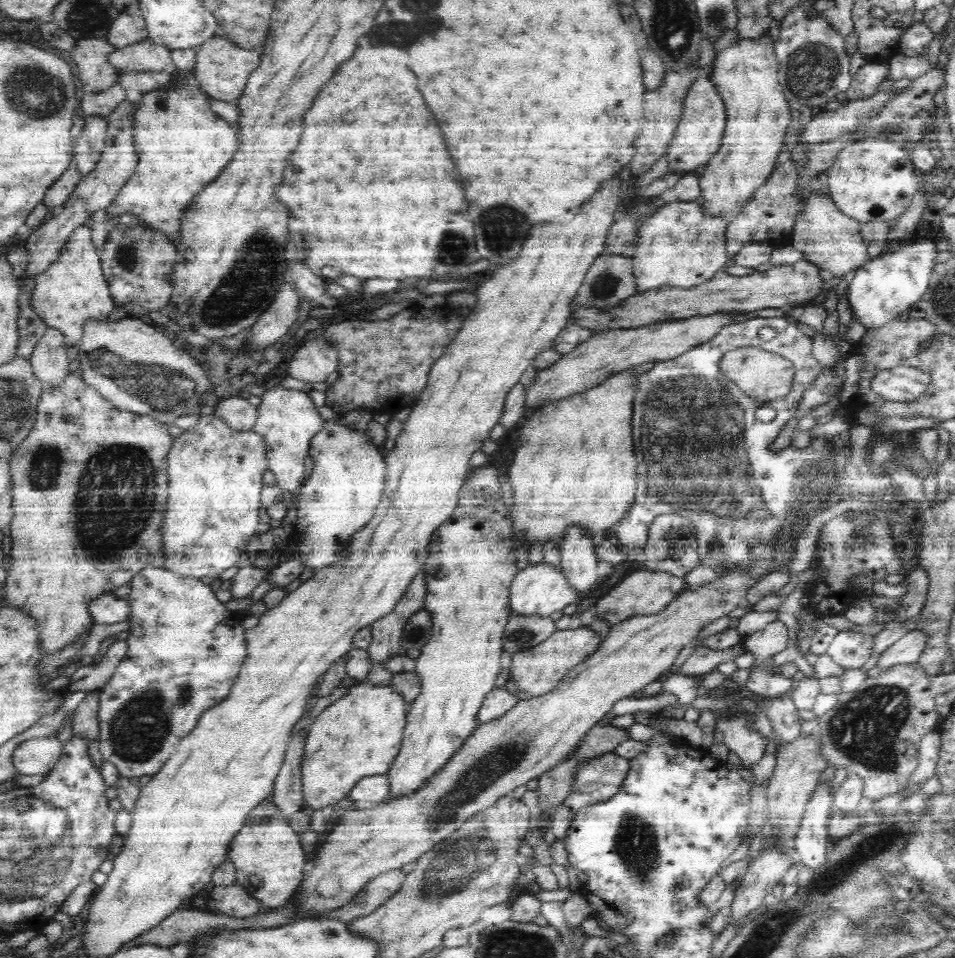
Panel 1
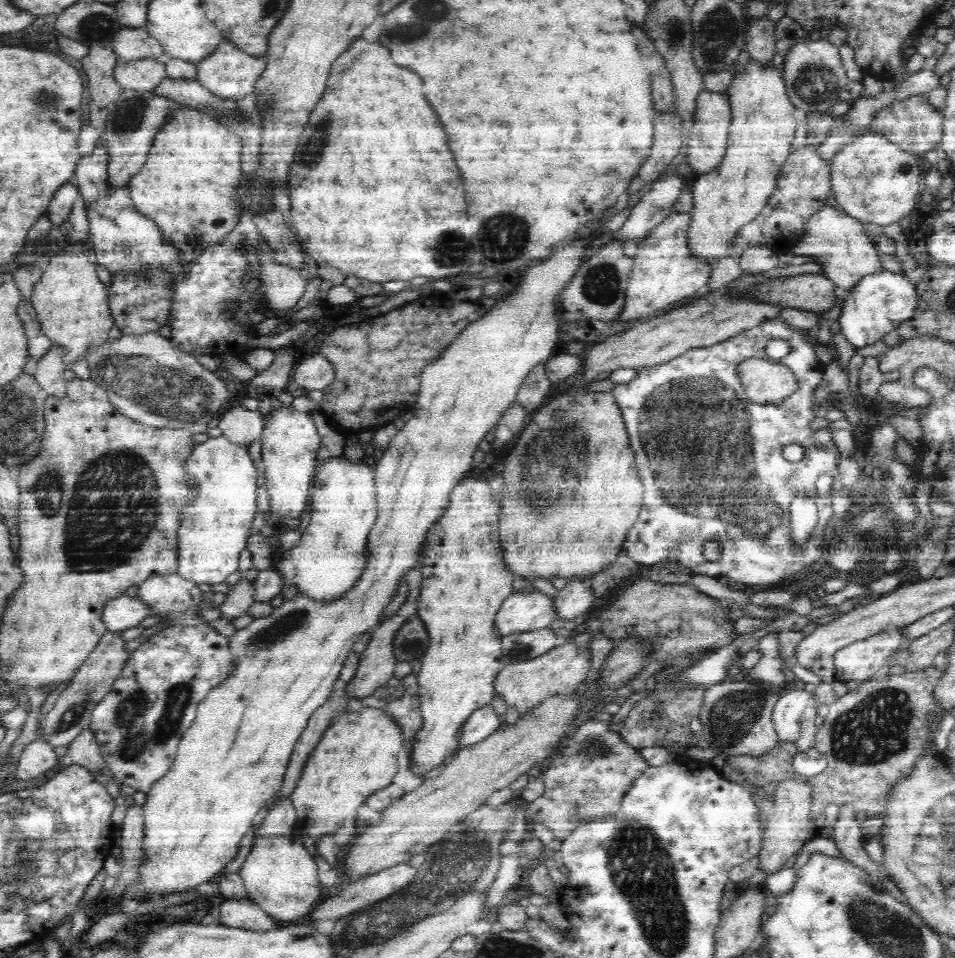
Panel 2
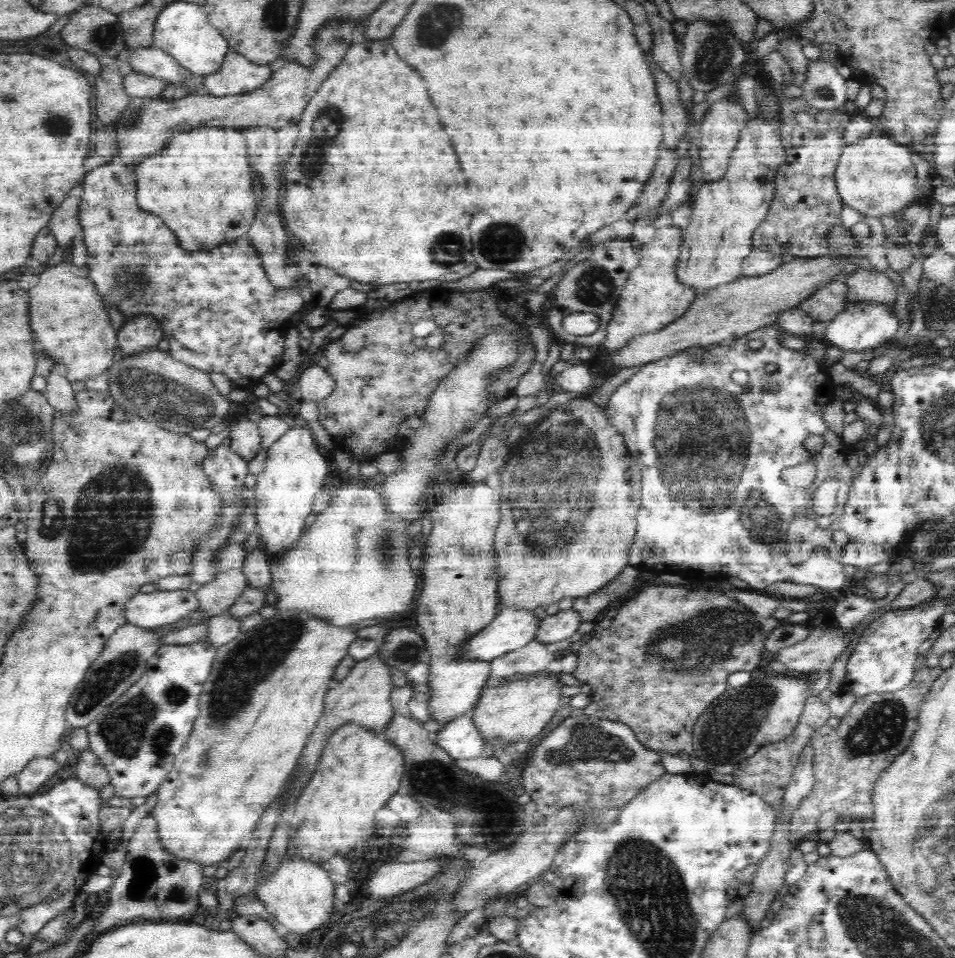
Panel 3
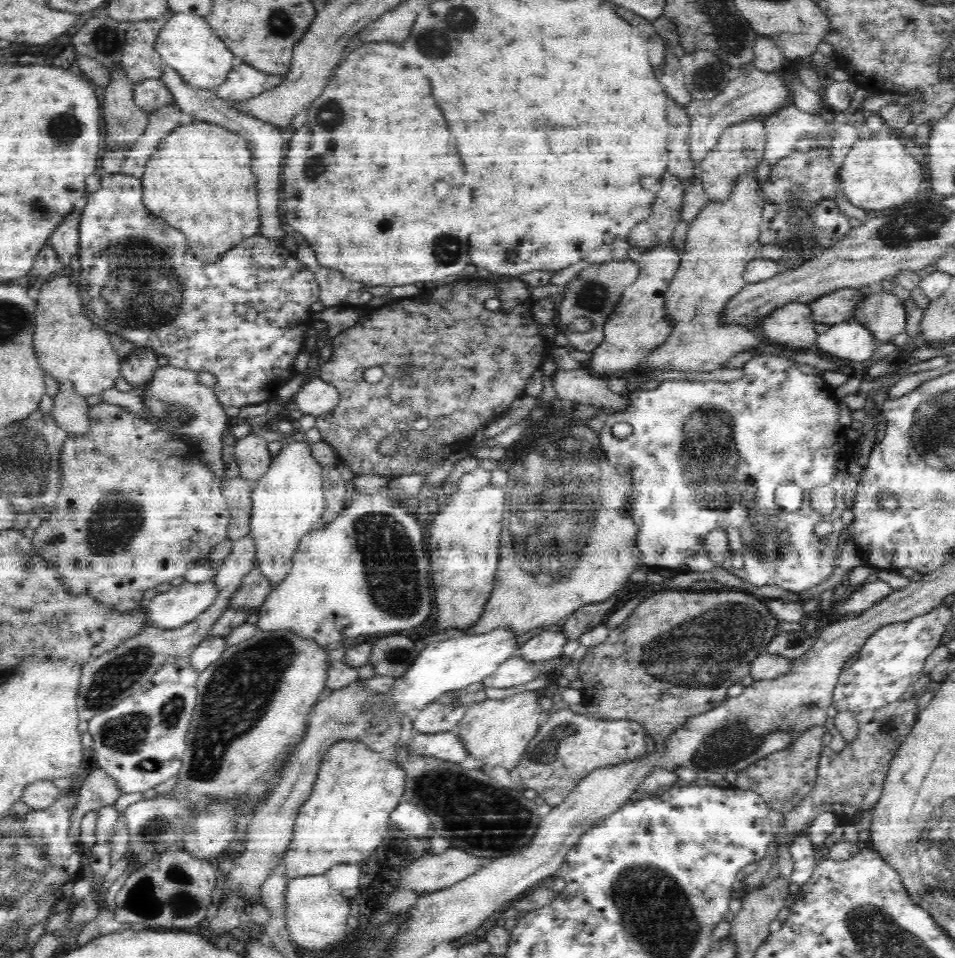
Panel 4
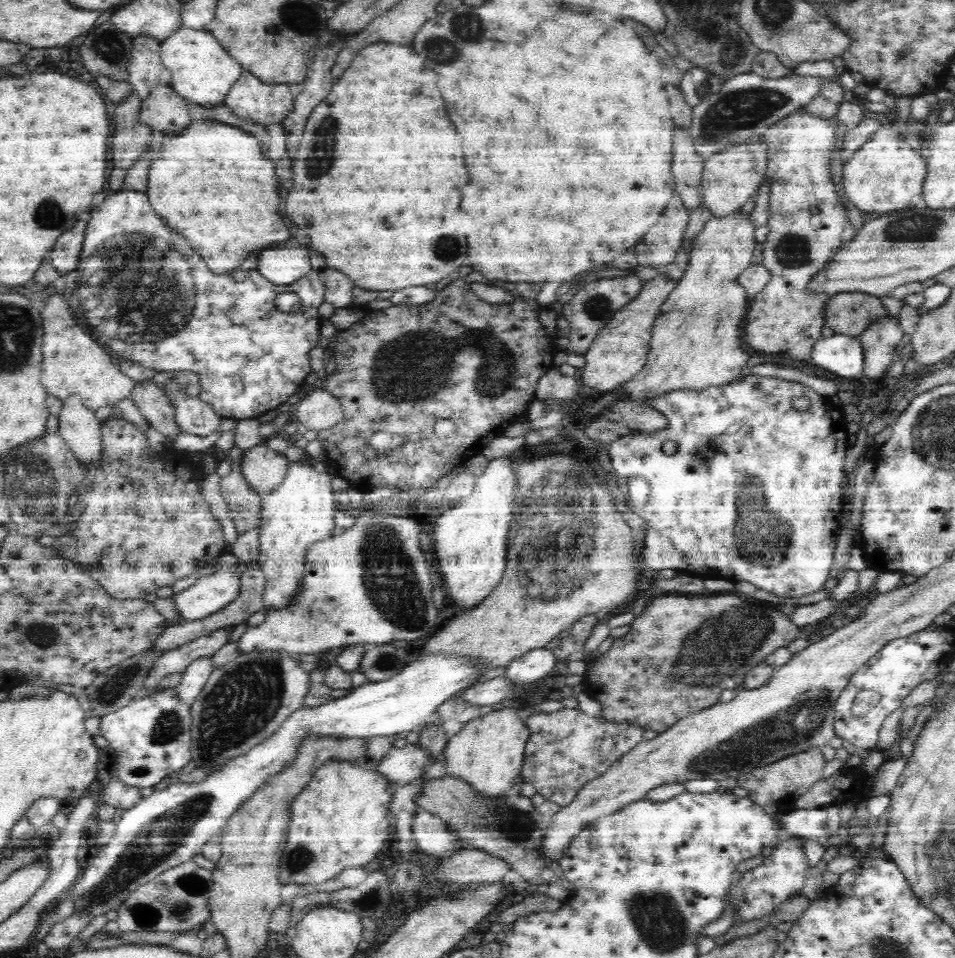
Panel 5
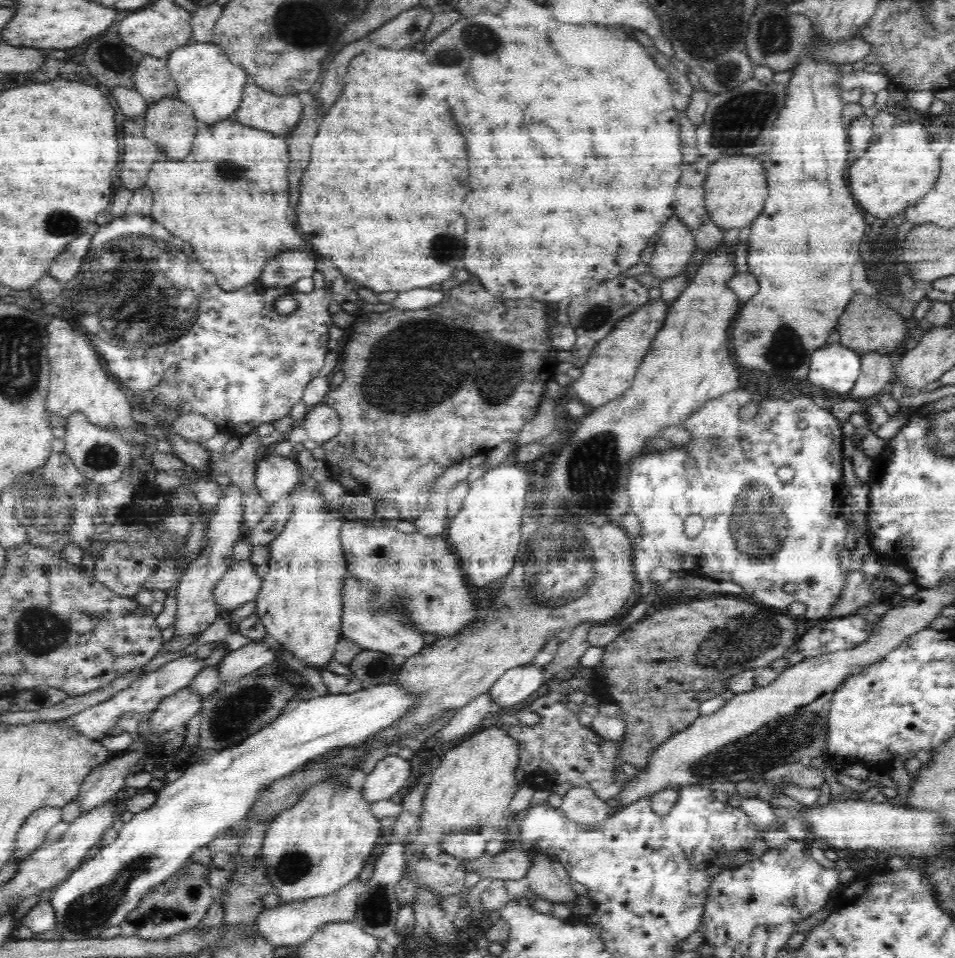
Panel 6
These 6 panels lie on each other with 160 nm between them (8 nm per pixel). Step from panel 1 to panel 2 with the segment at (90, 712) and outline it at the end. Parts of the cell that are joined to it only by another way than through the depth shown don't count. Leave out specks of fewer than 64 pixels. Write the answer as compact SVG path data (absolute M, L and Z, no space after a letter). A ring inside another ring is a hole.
M87 727L80 736L76 736L68 744L68 752L56 762L58 768L64 768L70 764L80 764L88 769L93 775L108 775L104 759L100 754L99 744L95 734Z

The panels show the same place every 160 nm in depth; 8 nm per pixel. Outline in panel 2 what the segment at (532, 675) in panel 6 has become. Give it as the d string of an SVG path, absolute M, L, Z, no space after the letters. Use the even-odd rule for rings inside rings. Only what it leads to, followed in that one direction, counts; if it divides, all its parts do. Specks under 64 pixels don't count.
M573 577L567 585L558 591L556 596L555 618L558 620L574 620L584 616L595 603L595 593L592 592L591 579Z

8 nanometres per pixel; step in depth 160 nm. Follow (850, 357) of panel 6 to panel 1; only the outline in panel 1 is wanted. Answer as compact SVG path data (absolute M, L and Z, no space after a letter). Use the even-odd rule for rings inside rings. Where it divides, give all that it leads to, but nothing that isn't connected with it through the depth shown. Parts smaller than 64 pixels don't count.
M918 240L908 246L900 246L894 252L882 254L880 258L870 259L852 273L847 286L847 299L852 309L854 320L866 331L880 329L909 310L928 290L929 276L933 273L936 260L934 244Z

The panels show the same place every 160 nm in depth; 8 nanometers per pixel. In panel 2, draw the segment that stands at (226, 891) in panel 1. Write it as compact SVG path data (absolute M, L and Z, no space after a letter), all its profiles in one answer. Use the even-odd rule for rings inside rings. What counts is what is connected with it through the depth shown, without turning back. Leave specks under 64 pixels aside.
M225 899L219 908L220 920L218 922L225 925L251 929L260 933L272 931L275 927L275 919L250 899Z

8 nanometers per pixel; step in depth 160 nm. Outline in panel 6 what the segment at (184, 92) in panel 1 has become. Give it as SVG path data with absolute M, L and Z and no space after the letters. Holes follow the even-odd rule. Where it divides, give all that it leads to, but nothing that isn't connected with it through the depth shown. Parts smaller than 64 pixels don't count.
M226 119L218 120L218 122L212 125L200 125L196 138L193 140L192 150L188 153L188 156L184 160L170 160L168 158L158 158L156 164L150 169L147 187L154 192L151 218L158 221L160 224L164 224L166 228L174 235L190 242L192 246L192 252L194 256L200 260L200 264L212 272L216 278L218 278L218 286L224 288L226 292L234 292L236 288L242 288L246 284L252 284L252 280L260 280L262 276L262 270L266 266L266 262L270 258L274 258L276 254L280 252L288 252L288 250L302 250L306 251L306 240L302 238L296 228L292 228L293 225L288 224L288 204L289 204L289 178L288 178L288 162L290 155L288 155L288 149L286 146L285 136L274 135L272 133L261 131L252 127L246 127L238 123L236 120Z

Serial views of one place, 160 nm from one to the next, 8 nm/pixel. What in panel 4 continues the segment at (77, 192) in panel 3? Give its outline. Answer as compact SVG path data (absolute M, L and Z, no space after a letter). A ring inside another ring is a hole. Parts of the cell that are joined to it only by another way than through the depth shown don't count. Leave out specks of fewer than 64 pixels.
M87 197L78 198L72 208L72 214L68 214L64 222L60 222L60 226L52 232L48 240L48 244L57 252L60 262L66 269L69 269L74 256L79 254L81 213L86 202Z

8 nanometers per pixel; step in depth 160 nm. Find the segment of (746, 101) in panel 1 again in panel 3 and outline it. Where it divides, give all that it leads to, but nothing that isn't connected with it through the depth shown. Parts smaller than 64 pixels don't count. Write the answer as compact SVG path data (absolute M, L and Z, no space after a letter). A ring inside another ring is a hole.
M772 94L766 96L762 102L764 118L748 120L744 125L724 176L720 180L703 182L691 195L690 224L683 229L675 273L683 284L698 288L699 293L743 276L742 262L754 249L752 234L769 213L775 195L775 174L787 158L780 142L780 132L776 132L774 116L778 112L780 106L776 98Z

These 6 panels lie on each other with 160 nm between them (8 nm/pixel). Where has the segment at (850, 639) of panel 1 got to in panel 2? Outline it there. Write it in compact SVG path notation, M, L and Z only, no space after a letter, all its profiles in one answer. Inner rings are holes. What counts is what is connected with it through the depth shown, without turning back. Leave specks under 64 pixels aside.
M890 627L864 640L856 640L834 654L836 680L868 680L879 675L878 670L886 669L888 658L906 644L902 627Z

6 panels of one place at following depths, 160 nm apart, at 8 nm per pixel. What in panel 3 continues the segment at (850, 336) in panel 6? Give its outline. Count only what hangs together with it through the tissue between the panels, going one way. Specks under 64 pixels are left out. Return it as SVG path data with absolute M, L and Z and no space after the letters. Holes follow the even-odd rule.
M839 281L822 285L816 292L802 300L797 308L802 309L815 321L828 323L846 308L848 285Z

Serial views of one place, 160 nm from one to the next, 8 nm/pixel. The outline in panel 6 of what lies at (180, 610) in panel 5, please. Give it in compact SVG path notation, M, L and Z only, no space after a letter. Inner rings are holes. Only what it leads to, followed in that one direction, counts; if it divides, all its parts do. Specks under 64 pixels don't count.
M250 559L234 561L212 588L213 602L222 610L232 610L255 600L262 588L263 577L256 573Z

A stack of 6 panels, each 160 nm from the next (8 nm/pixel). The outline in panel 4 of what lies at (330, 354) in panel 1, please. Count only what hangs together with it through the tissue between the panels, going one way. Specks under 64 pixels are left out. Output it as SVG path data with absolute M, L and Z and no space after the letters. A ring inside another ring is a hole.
M315 374L303 383L291 403L303 415L319 417L332 412L340 403L340 398L335 386Z

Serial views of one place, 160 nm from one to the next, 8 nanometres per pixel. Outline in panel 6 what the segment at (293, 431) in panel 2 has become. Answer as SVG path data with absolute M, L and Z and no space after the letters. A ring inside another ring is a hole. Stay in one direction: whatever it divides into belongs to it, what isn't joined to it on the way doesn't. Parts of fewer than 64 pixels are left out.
M298 486L294 492L290 490L286 498L289 500L288 522L284 524L276 540L268 543L269 568L263 577L262 588L255 598L255 614L260 617L260 622L271 641L279 641L287 652L296 656L304 665L324 667L333 660L341 638L340 626L344 609L344 603L341 602L344 587L341 586L341 581L347 574L346 559L340 542L340 531L344 521L338 520L332 511L326 512L320 492L310 490L306 486Z

